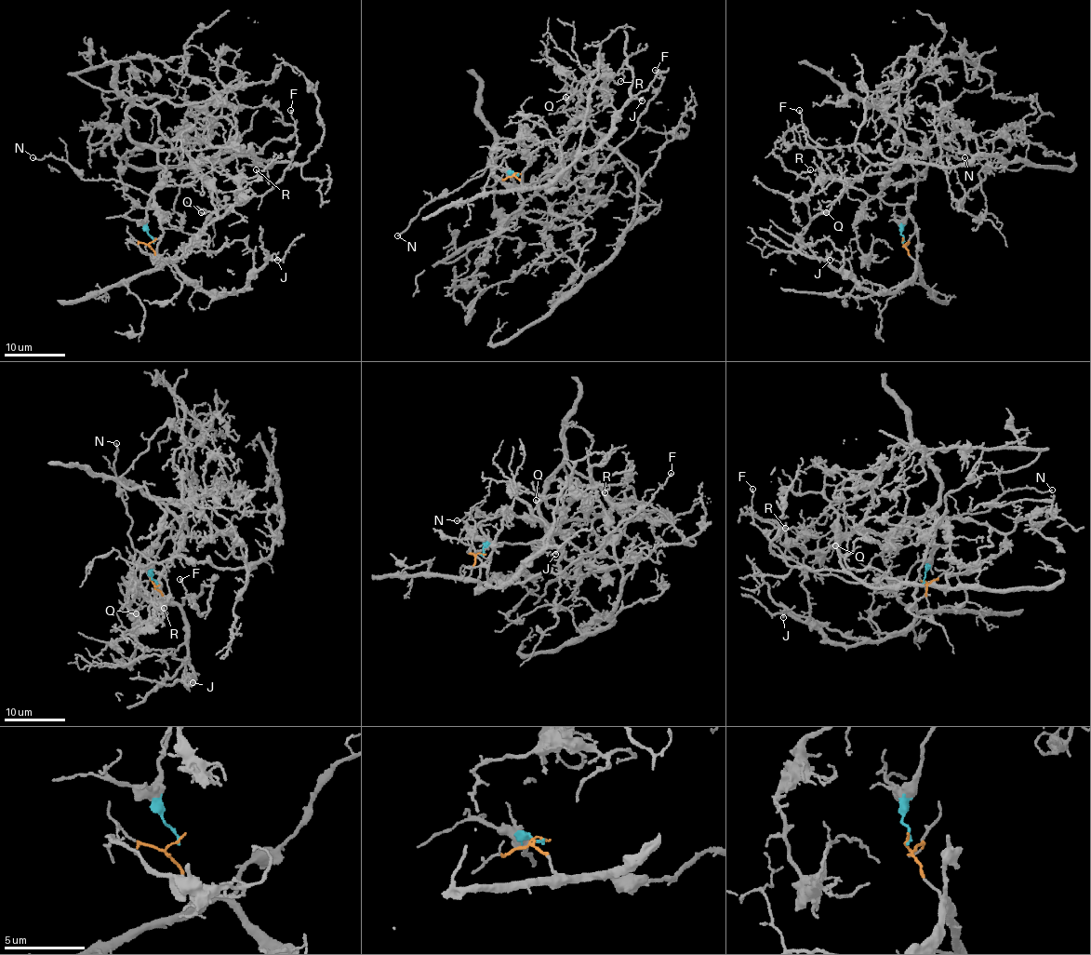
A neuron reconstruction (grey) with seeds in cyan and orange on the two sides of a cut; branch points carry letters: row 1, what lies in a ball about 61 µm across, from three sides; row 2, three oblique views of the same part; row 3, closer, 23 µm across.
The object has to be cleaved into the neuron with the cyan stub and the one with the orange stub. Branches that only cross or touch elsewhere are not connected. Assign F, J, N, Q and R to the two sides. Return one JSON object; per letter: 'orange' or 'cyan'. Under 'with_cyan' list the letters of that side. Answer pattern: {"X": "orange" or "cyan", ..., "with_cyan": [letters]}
{"F": "orange", "J": "orange", "N": "cyan", "Q": "cyan", "R": "cyan", "with_cyan": ["N", "Q", "R"]}

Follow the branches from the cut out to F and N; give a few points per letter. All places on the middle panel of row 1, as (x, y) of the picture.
F: (518, 173), (523, 187), (535, 189), (565, 189), (591, 178), (633, 132), (656, 95), (662, 81), (655, 70)
N: (518, 173), (511, 178), (516, 186), (531, 182), (523, 181), (530, 161), (501, 154), (427, 204), (398, 235)

